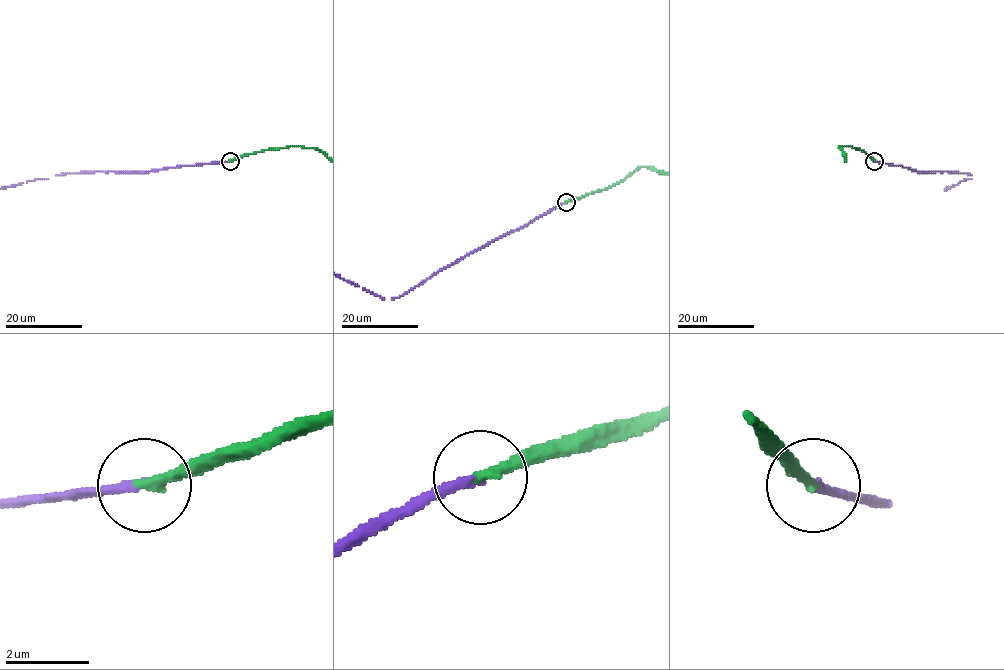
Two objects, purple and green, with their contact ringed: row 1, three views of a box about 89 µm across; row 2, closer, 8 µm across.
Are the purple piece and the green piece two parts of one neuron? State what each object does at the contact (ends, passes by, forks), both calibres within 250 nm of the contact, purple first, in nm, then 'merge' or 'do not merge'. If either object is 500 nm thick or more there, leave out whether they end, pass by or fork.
purple ends | green ends | 200/260 nm | merge

